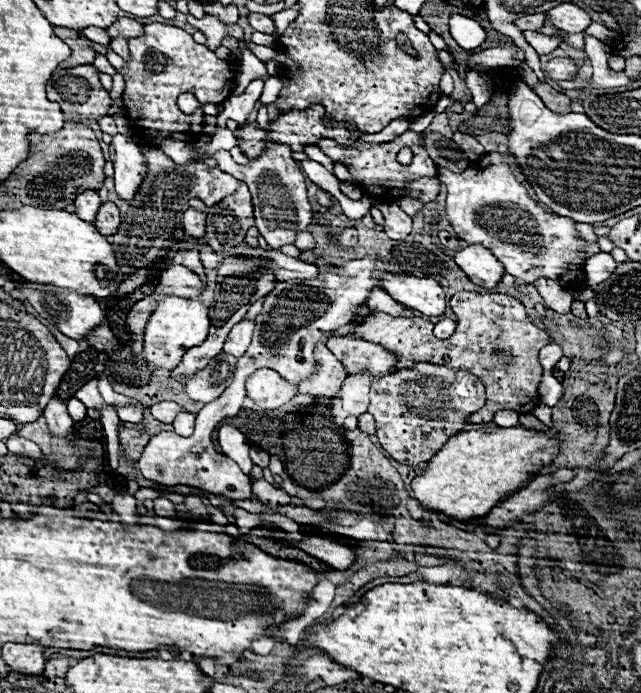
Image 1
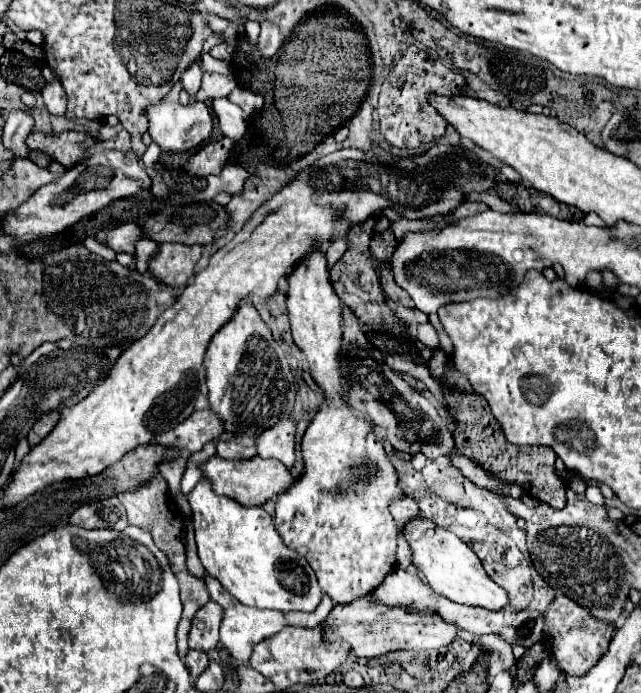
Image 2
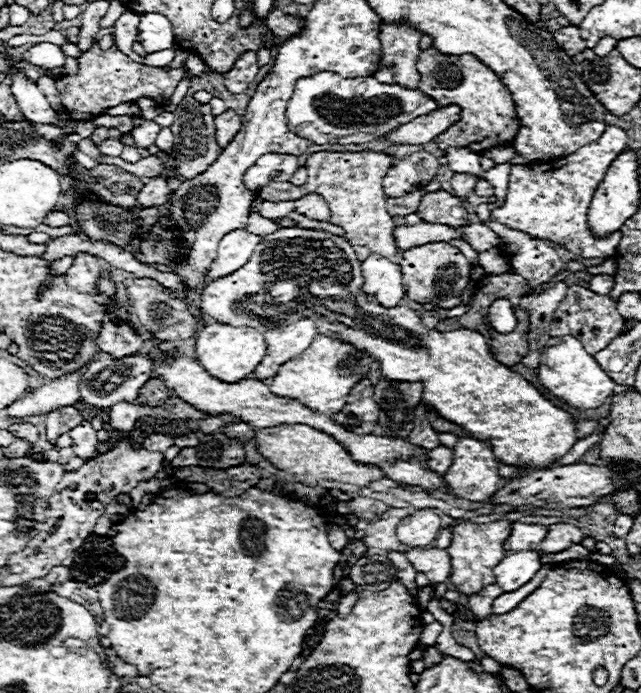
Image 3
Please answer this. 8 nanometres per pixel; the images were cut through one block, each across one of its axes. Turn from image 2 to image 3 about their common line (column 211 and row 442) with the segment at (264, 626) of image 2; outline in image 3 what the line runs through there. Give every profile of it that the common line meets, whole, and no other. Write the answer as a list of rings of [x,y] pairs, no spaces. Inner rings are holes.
[[[596,432],[596,434],[590,434],[588,438],[582,438],[582,440],[578,440],[570,450],[568,450],[568,454],[564,454],[562,458],[558,458],[556,460],[556,464],[558,466],[566,466],[566,464],[574,464],[580,456],[584,456],[586,452],[588,452],[588,448],[592,446],[592,444],[596,444],[596,442],[600,442],[602,440],[602,436],[600,436],[600,432]]]

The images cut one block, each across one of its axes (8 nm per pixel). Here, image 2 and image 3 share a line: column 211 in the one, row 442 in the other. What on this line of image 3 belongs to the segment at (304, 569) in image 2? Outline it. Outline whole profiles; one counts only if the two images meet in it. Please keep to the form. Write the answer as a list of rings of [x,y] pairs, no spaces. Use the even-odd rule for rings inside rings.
[[[280,228],[278,232],[264,236],[260,246],[256,246],[252,258],[240,270],[216,278],[204,286],[204,292],[200,296],[200,308],[212,320],[224,322],[228,326],[252,326],[256,330],[272,330],[278,326],[294,324],[302,318],[312,318],[318,334],[326,334],[344,344],[352,344],[356,350],[370,356],[372,362],[378,362],[380,376],[388,380],[406,382],[420,380],[424,386],[422,402],[432,406],[442,418],[464,426],[478,440],[488,442],[496,458],[506,464],[528,464],[536,466],[538,470],[548,468],[554,458],[564,456],[578,440],[574,430],[574,418],[568,412],[556,408],[548,398],[538,392],[538,388],[534,388],[520,374],[512,372],[510,368],[504,368],[504,364],[494,360],[480,332],[468,328],[454,332],[430,330],[422,324],[420,316],[412,308],[384,308],[378,304],[376,298],[364,294],[360,262],[350,242],[342,236],[306,228]]]

